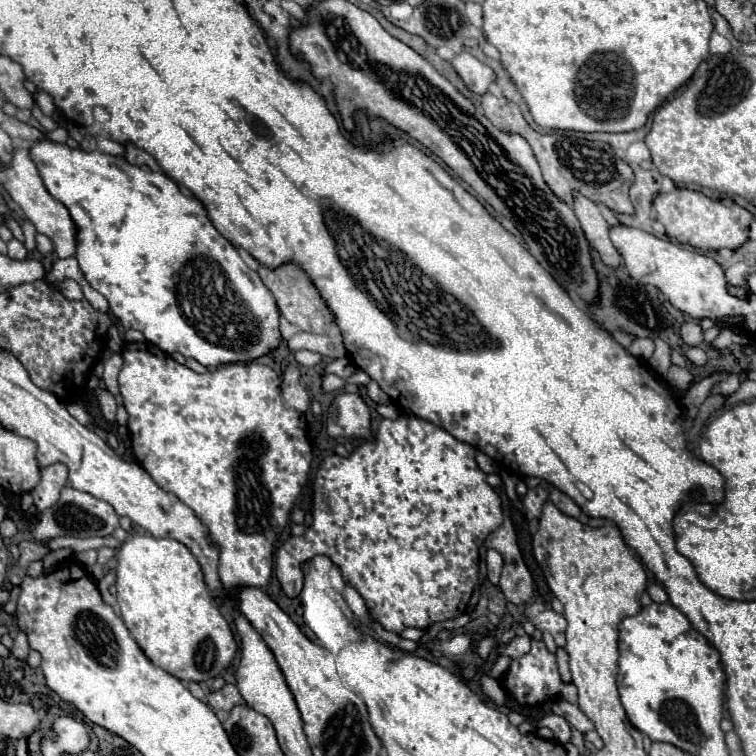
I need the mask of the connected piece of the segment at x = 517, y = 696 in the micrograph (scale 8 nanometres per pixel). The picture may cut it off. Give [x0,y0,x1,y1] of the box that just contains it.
[501,641,577,707]

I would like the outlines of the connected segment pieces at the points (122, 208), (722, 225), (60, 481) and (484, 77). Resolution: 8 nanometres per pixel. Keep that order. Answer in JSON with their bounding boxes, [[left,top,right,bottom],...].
[[29,139,283,367],[653,187,753,251],[31,463,67,511],[451,53,495,97]]

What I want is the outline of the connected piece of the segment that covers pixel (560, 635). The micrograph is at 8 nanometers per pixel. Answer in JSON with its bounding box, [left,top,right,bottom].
[533,609,567,647]

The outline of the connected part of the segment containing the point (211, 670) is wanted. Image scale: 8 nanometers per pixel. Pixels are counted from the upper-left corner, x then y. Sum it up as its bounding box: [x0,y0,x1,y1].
[117,533,237,681]

